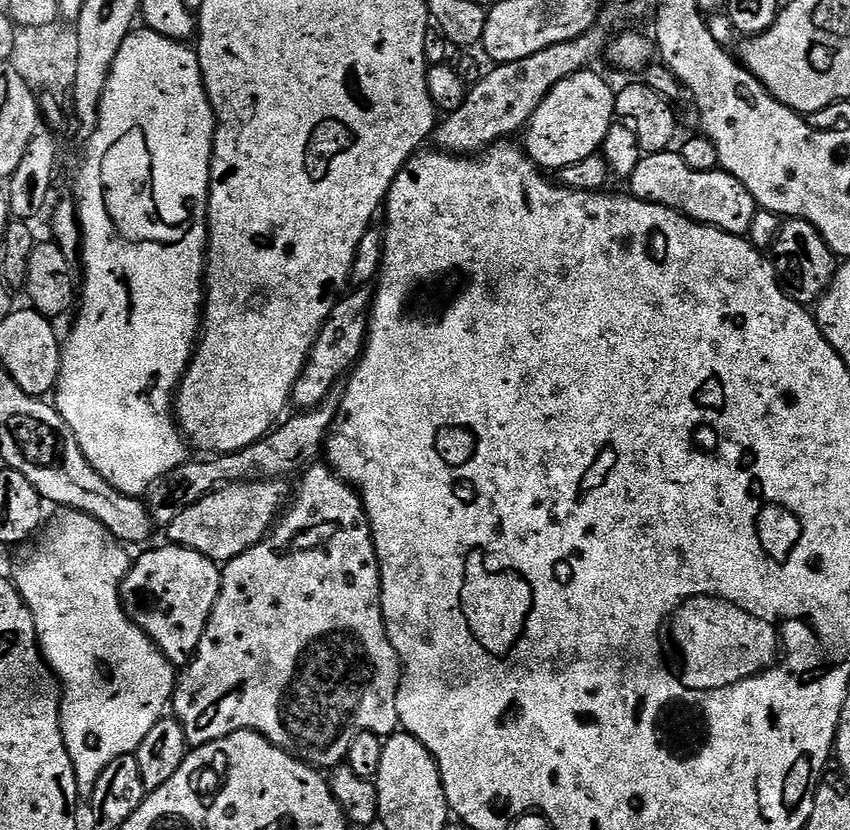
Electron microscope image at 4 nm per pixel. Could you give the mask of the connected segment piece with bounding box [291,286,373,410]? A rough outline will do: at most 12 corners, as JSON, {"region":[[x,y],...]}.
{"region":[[356,286],[330,310],[294,382],[311,408],[359,360],[373,293]]}

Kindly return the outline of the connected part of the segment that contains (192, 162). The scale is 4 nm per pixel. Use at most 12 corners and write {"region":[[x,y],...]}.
{"region":[[133,31],[83,145],[54,406],[122,494],[189,459],[216,112]]}

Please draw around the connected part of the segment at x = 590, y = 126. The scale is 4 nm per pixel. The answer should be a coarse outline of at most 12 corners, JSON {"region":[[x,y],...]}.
{"region":[[592,71],[558,82],[526,151],[559,170],[601,151],[616,92]]}

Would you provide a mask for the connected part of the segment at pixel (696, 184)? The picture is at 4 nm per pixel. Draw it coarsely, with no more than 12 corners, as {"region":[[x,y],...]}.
{"region":[[679,151],[641,155],[631,195],[747,237],[756,199]]}

